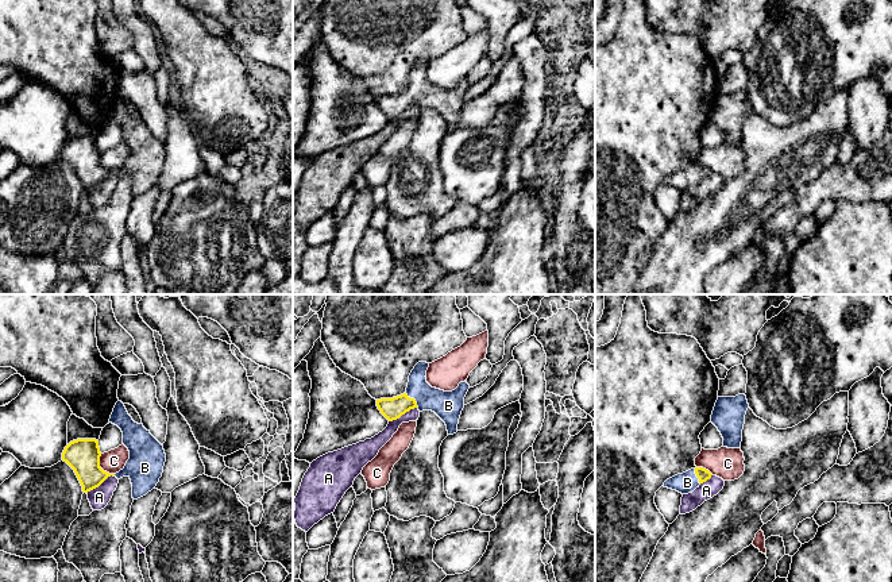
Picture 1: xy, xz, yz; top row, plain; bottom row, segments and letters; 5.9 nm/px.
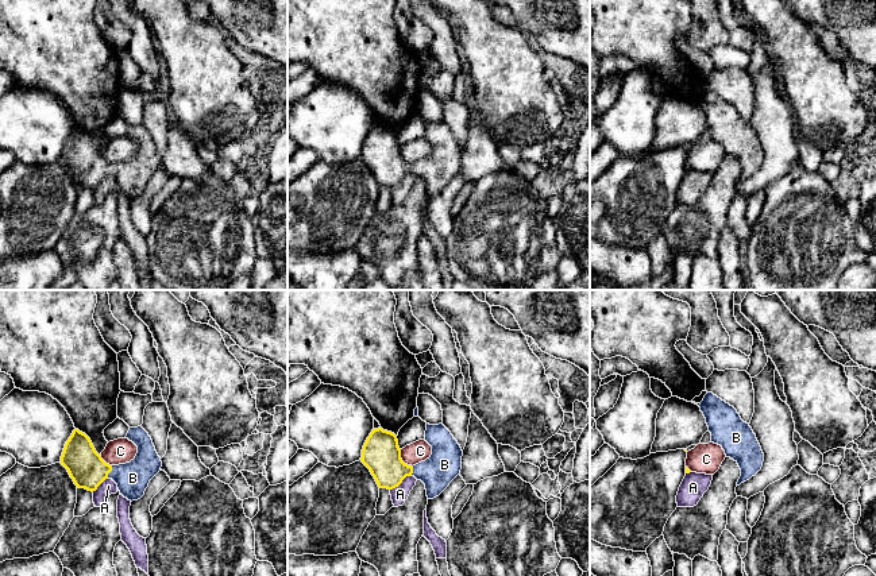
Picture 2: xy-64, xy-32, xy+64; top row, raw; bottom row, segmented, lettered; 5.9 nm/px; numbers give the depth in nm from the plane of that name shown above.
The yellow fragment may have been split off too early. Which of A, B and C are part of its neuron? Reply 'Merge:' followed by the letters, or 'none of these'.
Merge: B

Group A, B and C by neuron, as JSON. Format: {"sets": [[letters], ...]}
{"sets": [["A"], ["B"], ["C"]]}

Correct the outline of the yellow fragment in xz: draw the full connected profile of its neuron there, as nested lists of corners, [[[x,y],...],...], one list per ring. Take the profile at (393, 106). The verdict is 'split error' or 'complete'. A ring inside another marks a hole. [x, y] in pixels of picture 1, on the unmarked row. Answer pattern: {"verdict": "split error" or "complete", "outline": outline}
{"verdict": "split error", "outline": [[[418,59],[409,73],[406,89],[393,96],[377,97],[381,111],[389,117],[397,117],[410,107],[435,109],[447,123],[448,132],[457,130],[457,122],[464,105],[464,95],[470,82],[464,78],[452,89],[432,85],[426,80],[429,61]]]}

